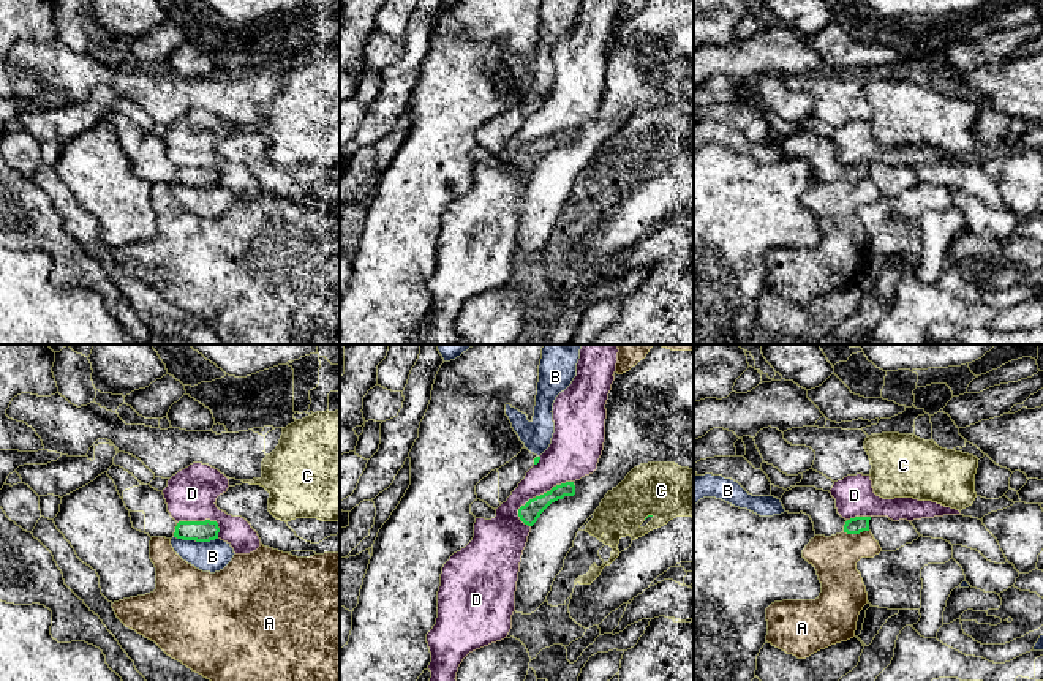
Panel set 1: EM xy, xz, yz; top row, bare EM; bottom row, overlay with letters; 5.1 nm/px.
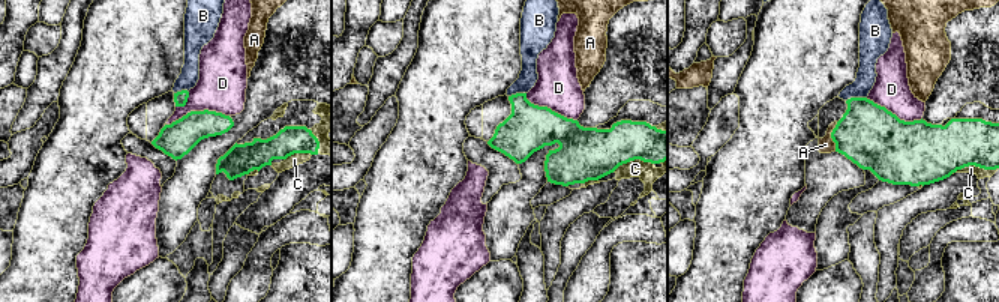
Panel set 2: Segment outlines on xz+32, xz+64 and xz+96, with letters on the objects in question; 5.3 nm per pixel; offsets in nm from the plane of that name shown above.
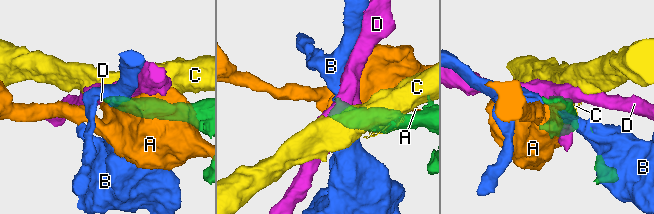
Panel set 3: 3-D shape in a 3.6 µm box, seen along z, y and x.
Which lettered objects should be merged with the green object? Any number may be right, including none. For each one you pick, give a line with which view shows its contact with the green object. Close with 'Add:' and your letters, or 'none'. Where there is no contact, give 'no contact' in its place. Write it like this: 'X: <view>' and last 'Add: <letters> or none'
Add: none

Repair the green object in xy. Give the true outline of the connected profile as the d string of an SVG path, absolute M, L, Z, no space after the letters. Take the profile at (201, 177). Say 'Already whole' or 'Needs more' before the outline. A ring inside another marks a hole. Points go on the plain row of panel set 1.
Needs more. M112 111L107 122L114 126L120 144L130 156L133 174L150 183L210 188L218 185L217 167L175 167L168 158L163 137L141 130L133 120Z

